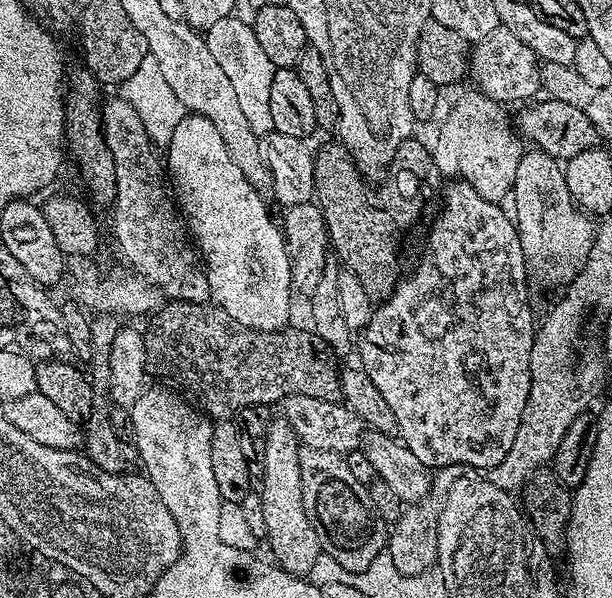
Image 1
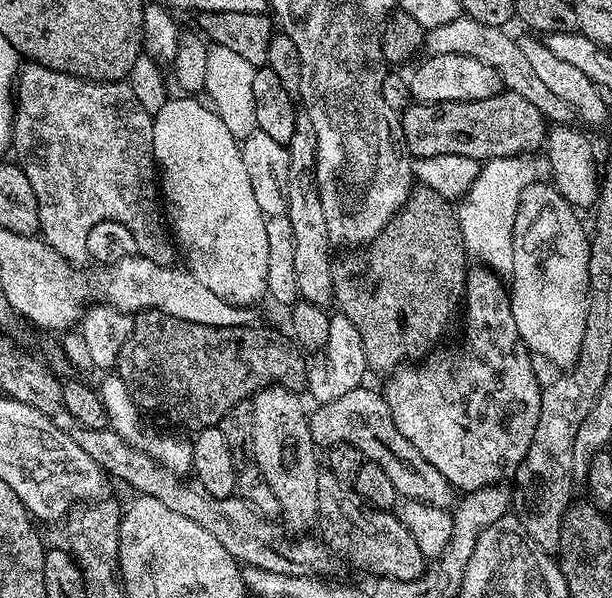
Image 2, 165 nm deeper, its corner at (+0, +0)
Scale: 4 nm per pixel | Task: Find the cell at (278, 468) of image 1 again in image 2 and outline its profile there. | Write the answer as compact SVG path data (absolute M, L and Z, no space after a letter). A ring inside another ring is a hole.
M273 386L251 397L254 406L252 459L255 467L260 467L264 484L280 507L283 527L292 534L308 534L318 524L318 446L310 434L306 408L304 412L304 404L296 394L291 388Z

